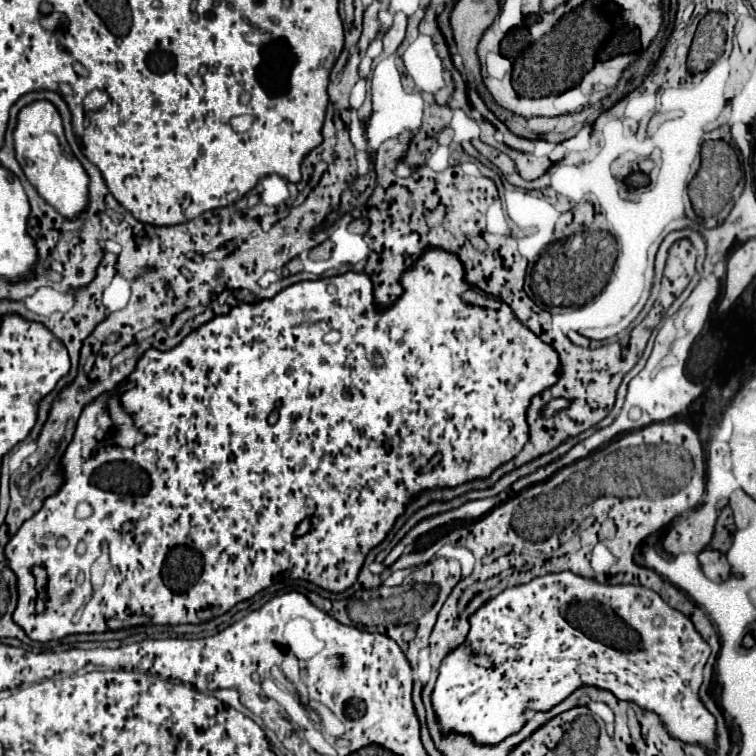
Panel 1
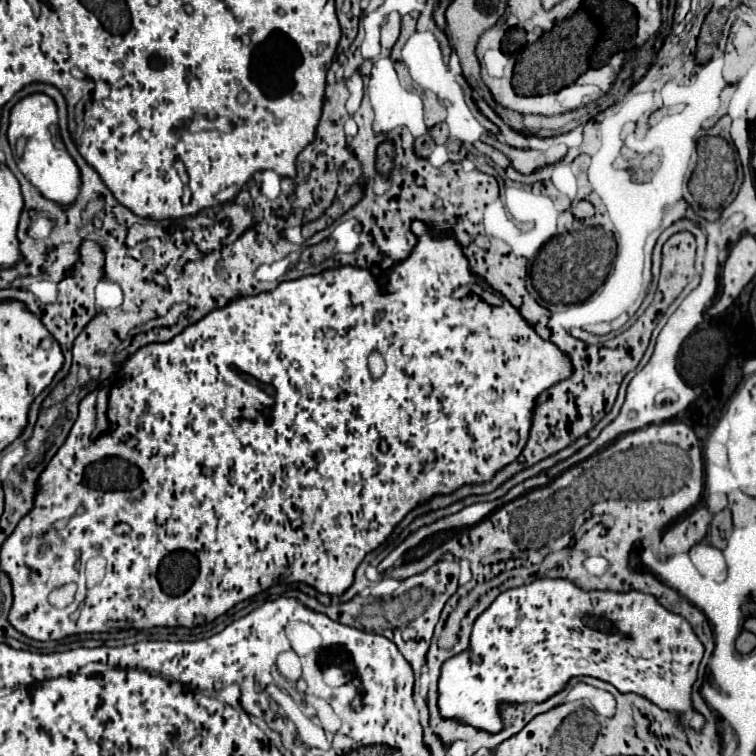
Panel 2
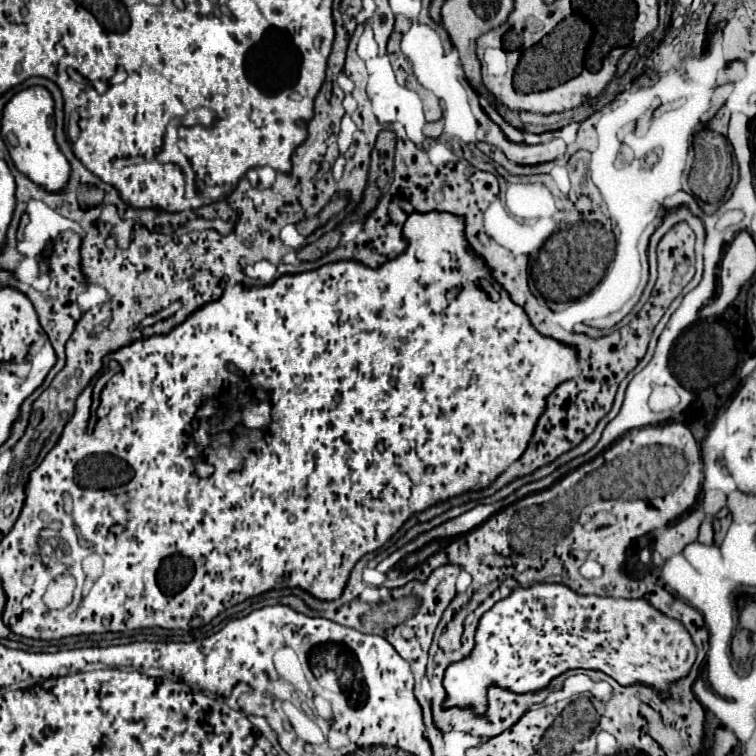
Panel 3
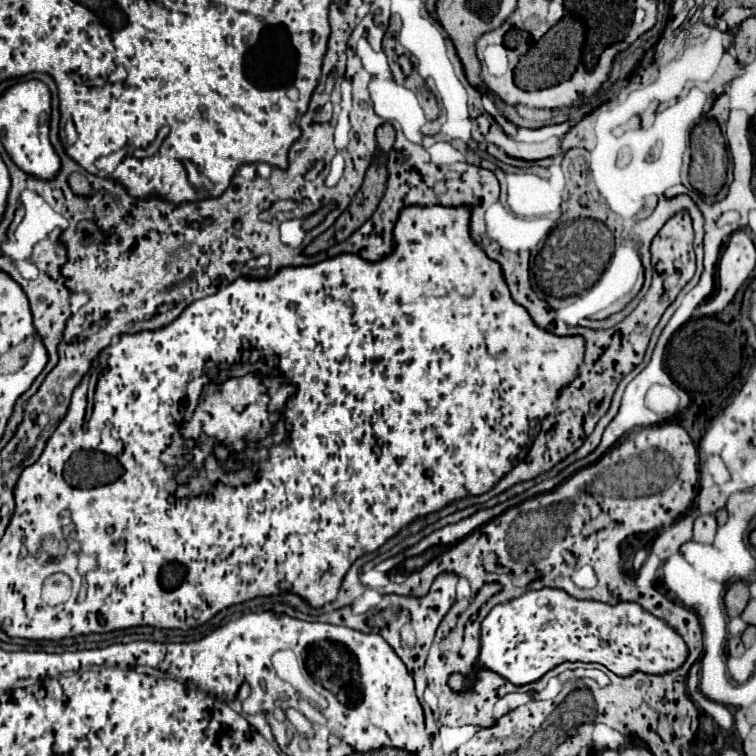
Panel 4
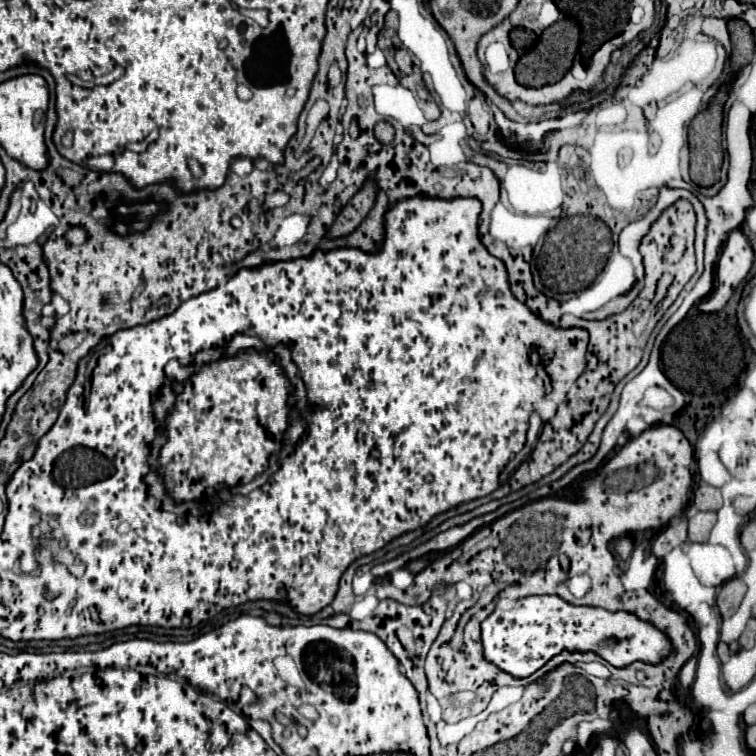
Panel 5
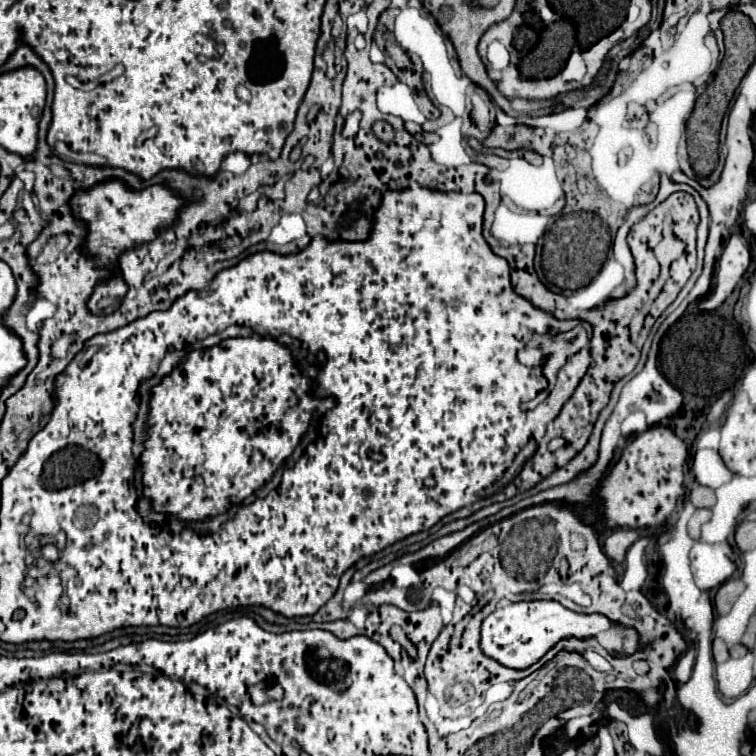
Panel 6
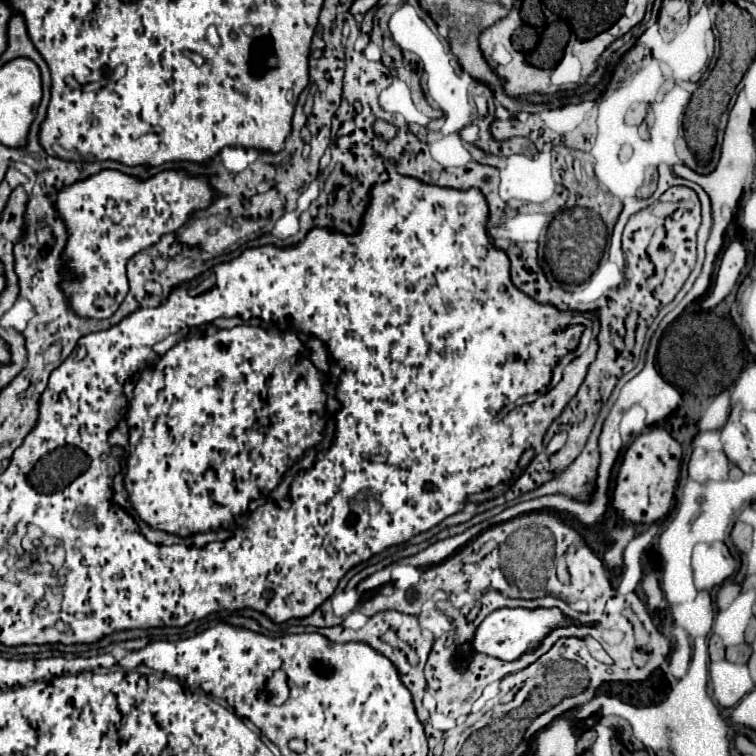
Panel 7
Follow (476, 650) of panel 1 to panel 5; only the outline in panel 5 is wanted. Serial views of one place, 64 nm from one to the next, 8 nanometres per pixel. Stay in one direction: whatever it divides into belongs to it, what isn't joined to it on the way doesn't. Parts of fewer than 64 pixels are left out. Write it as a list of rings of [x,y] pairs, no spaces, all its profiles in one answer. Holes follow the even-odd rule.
[[[528,596],[520,598],[510,610],[496,608],[482,622],[482,644],[486,660],[518,678],[530,676],[564,648],[594,650],[606,662],[618,668],[628,666],[634,660],[656,664],[672,650],[668,636],[664,636],[652,624],[640,622],[632,614],[612,614],[604,608],[572,606],[558,596]],[[602,640],[612,640],[614,644],[602,646]]]

